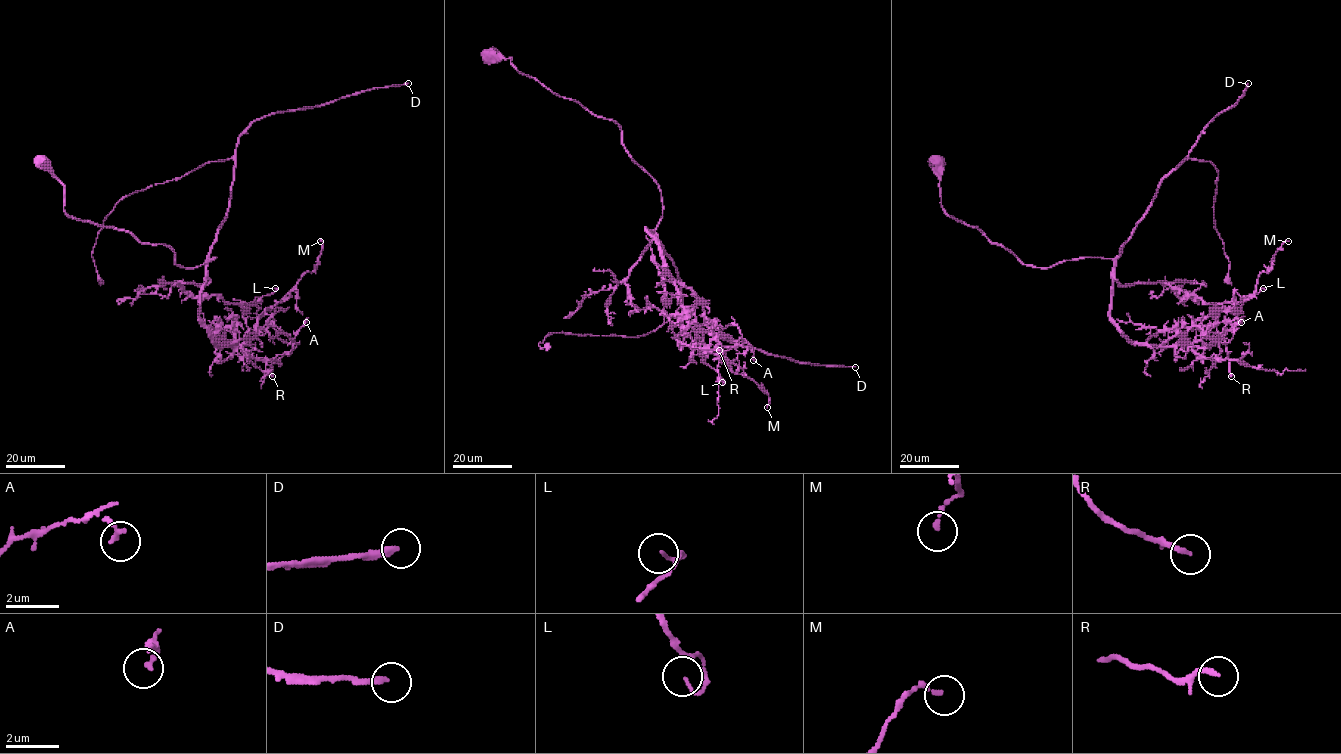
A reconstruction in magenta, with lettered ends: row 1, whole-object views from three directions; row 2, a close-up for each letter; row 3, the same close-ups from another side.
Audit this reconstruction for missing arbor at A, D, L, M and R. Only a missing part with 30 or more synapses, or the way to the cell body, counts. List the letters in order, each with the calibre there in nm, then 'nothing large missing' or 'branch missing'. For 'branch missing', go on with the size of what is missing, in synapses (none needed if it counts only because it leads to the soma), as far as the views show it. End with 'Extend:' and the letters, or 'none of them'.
A: calibre 160 nm; nothing large missing
D: calibre 200 nm; branch missing; 250 synapses
L: calibre 110 nm; nothing large missing
M: calibre 150 nm; nothing large missing
R: calibre 180 nm; nothing large missing
Extend: D

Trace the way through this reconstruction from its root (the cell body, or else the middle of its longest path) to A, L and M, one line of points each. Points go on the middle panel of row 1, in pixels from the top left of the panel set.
A: (492, 55), (618, 125), (660, 191), (661, 220), (646, 230), (688, 323), (713, 353), (744, 340), (753, 360)
L: (492, 55), (618, 125), (662, 202), (657, 236), (626, 281), (629, 301), (680, 326), (722, 382)
M: (492, 55), (618, 125), (660, 191), (661, 220), (646, 230), (664, 268), (767, 407)

